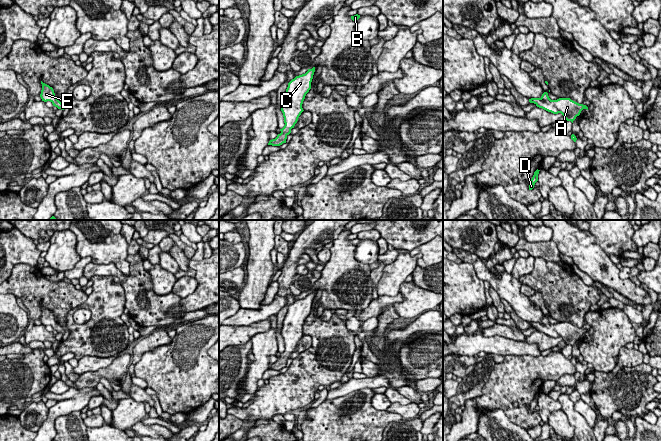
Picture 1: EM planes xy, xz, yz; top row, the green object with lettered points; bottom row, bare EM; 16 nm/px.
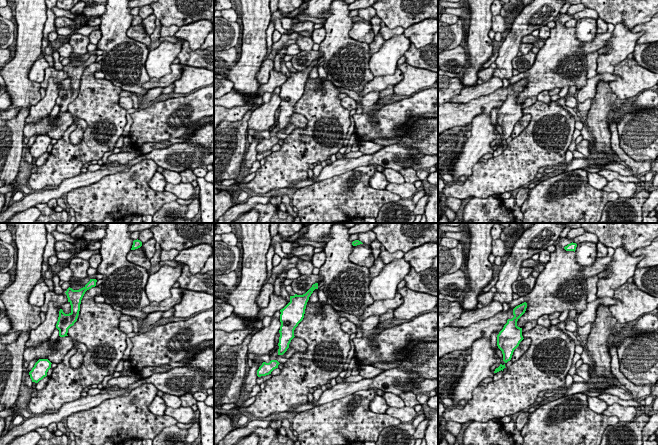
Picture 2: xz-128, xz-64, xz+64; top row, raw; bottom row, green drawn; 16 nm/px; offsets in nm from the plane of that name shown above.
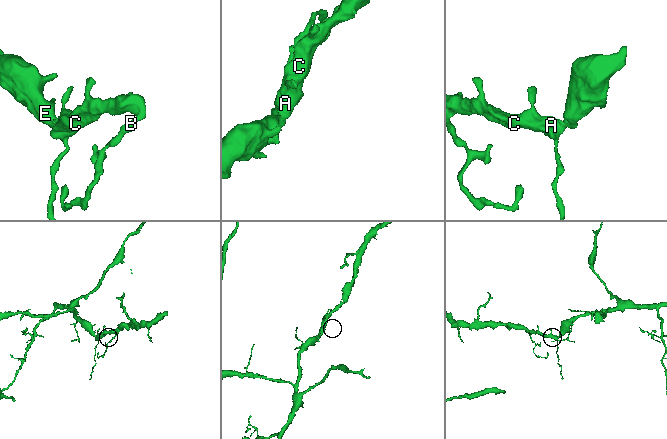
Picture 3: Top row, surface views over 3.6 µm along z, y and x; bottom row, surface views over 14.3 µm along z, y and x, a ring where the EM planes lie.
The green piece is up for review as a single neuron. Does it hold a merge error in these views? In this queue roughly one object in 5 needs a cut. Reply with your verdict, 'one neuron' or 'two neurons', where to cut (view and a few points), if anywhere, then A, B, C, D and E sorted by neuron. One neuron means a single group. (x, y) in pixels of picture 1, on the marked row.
one neuron | no cut | A B C D E

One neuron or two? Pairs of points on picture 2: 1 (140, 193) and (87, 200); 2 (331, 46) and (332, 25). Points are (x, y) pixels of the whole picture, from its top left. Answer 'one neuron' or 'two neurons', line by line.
1: one neuron
2: one neuron

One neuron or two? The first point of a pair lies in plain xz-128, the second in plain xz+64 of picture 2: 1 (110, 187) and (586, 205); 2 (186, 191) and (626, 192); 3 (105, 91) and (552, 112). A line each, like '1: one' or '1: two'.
1: one
2: one
3: one

